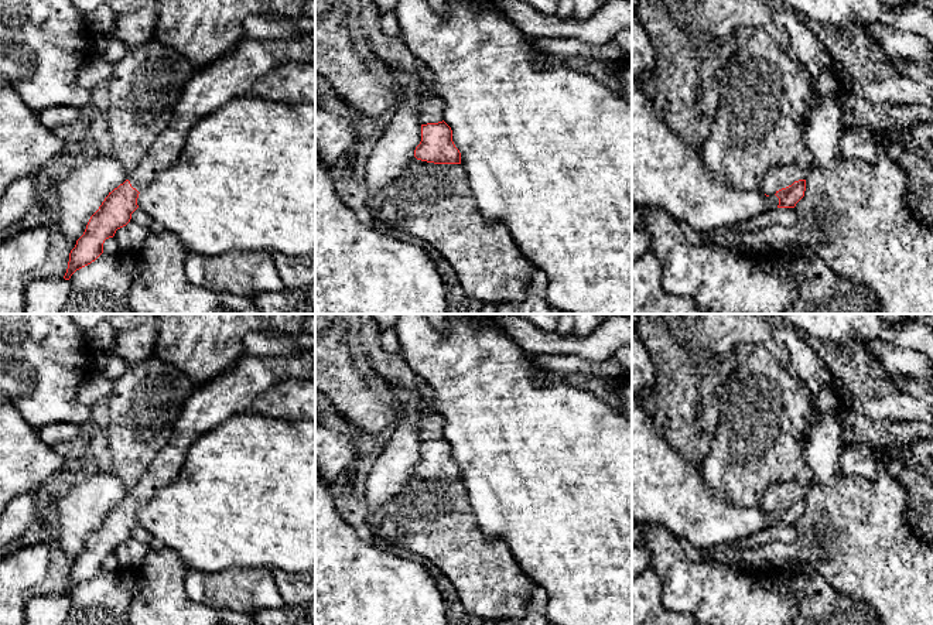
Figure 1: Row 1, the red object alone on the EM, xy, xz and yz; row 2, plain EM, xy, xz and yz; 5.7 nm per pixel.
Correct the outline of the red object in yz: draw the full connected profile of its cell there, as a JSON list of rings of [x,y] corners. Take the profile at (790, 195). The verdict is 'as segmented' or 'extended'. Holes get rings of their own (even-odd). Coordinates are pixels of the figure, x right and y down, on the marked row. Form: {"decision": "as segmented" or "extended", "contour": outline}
{"decision": "extended", "contour": [[[806,163],[776,165],[766,173],[761,191],[766,197],[776,195],[778,208],[794,208],[804,197],[807,171]]]}

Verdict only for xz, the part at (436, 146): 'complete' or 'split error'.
complete

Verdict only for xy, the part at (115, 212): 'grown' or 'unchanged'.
grown

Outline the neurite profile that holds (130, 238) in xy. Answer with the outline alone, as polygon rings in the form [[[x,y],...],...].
[[[129,222],[116,230],[113,238],[117,240],[122,252],[136,253],[151,232],[148,228]]]

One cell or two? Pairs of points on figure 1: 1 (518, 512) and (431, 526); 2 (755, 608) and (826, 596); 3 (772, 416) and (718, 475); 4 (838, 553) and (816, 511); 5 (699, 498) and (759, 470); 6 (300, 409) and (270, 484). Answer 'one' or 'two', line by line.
1: two
2: two
3: one
4: one
5: two
6: two

